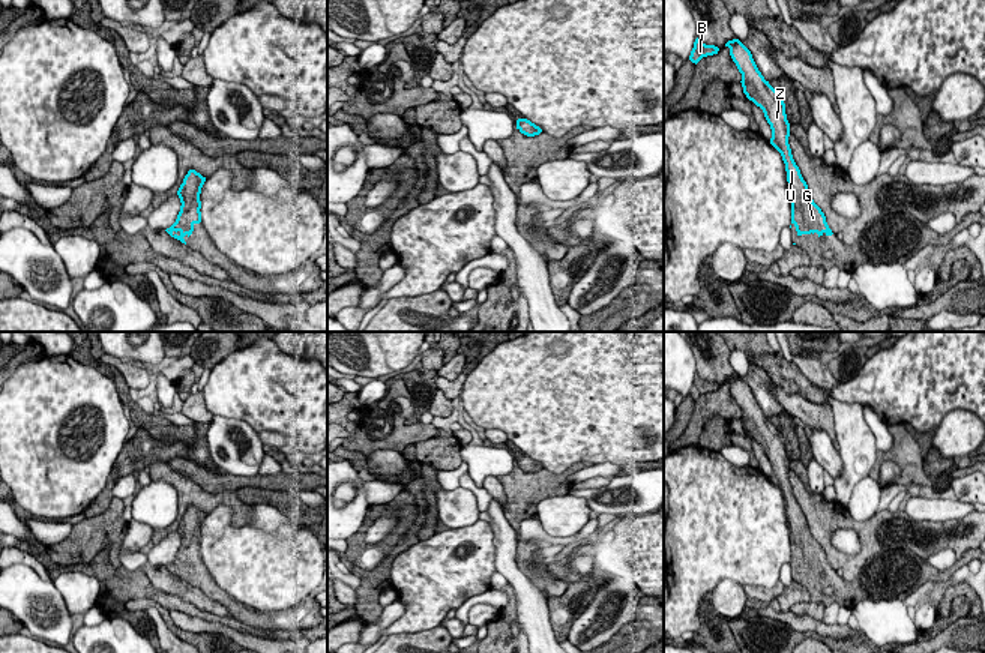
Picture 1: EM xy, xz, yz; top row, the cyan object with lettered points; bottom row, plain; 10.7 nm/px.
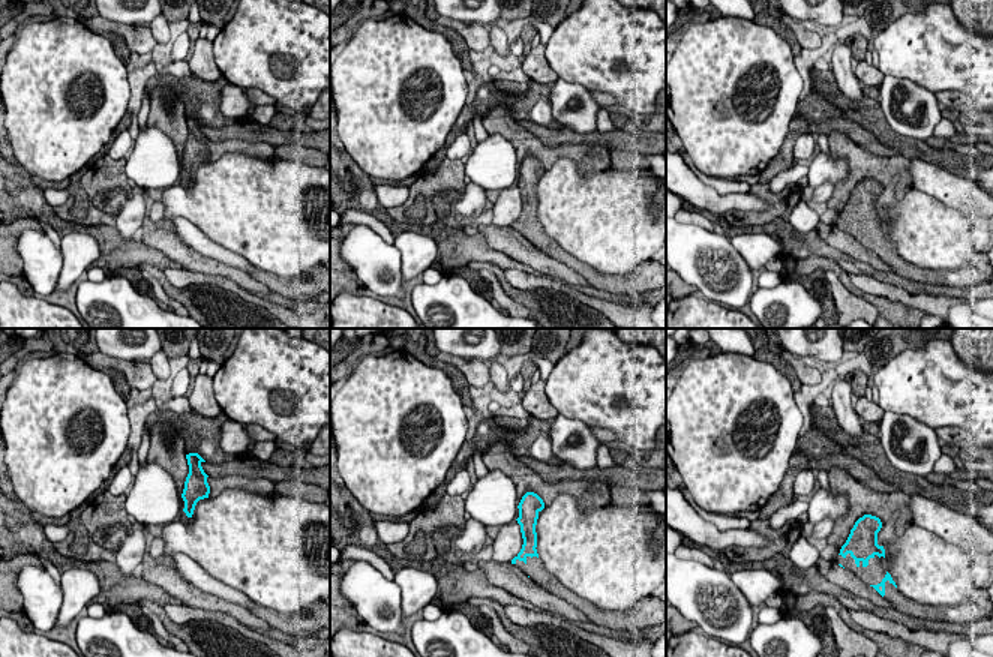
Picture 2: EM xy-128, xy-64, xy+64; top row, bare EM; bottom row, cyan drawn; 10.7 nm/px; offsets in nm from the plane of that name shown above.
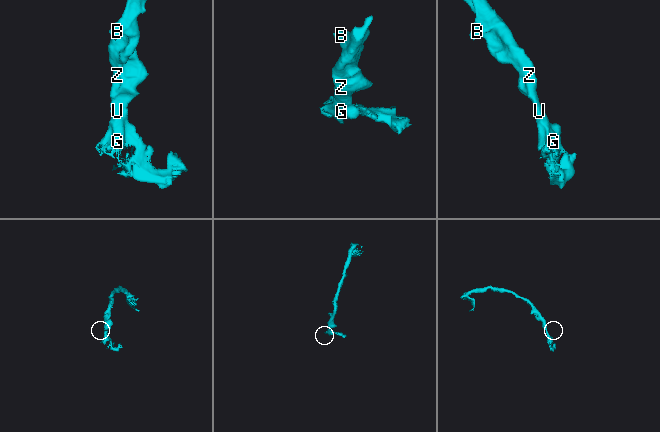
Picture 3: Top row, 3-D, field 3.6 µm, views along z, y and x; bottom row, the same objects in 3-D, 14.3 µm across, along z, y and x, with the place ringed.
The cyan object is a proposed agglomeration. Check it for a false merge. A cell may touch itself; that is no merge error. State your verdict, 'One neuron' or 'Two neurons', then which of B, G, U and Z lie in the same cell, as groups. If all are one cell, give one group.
One neuron. Groups: B G U Z

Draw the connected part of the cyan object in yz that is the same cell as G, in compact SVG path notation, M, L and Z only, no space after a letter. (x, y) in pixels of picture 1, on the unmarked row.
M733 375L725 380L730 392L742 410L743 429L749 437L760 443L772 465L770 480L781 489L785 500L788 527L791 533L791 561L797 572L814 570L818 573L832 572L821 545L809 531L806 518L796 501L788 480L790 459L785 450L785 440L779 429L764 416L758 407L751 387L739 377Z

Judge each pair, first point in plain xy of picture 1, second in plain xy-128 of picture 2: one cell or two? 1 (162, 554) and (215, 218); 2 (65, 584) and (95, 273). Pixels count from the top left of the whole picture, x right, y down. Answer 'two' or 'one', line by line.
1: one
2: two

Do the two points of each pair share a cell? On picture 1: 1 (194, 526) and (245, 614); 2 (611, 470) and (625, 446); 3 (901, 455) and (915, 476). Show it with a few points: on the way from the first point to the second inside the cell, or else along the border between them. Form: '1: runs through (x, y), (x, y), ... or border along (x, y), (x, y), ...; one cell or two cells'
1: runs through (191, 550), (191, 568), (221, 596); one cell
2: border along (592, 463), (614, 463), (622, 467); two cells
3: runs through (906, 460), (912, 466), (912, 472); one cell

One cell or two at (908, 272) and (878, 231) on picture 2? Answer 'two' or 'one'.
one

